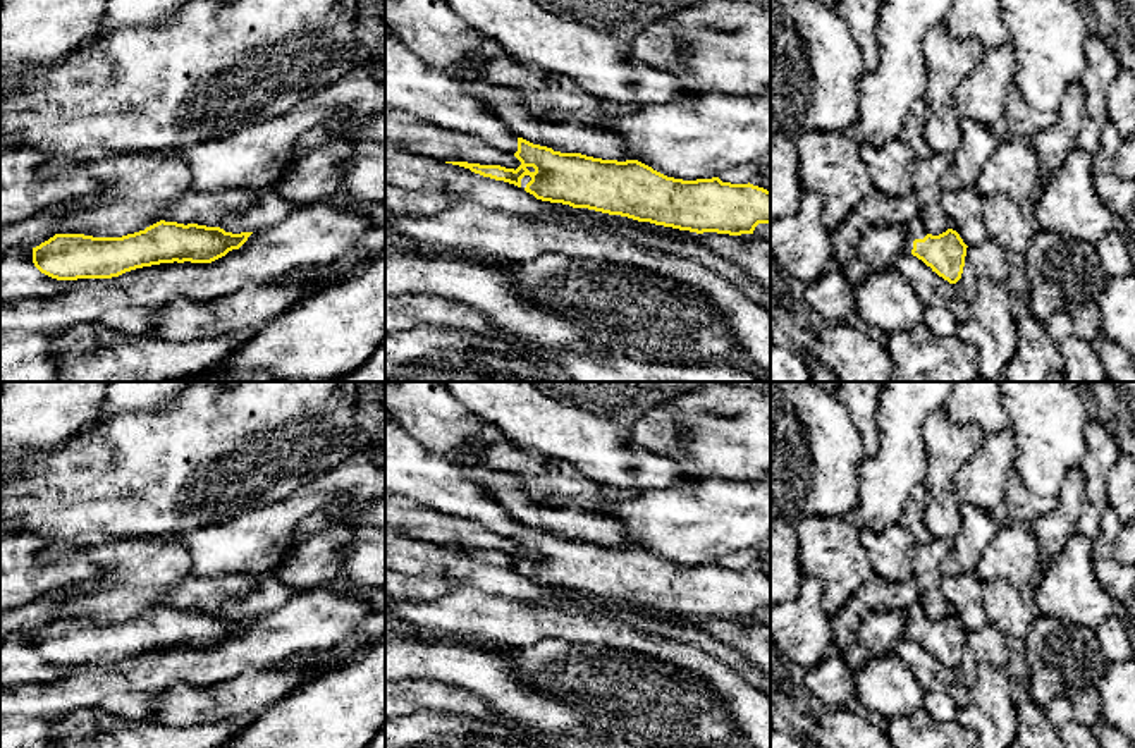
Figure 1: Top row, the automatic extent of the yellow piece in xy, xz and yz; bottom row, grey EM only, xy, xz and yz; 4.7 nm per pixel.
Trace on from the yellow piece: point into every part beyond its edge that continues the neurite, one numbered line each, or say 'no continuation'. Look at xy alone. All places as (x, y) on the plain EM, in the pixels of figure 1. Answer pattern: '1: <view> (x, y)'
no continuation

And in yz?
1: yz (915, 614)

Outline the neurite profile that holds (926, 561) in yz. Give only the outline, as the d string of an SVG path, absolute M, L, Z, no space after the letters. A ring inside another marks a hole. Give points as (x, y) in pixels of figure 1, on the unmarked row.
M932 538L927 545L913 545L908 550L918 602L932 621L946 617L951 610L941 588L944 578L941 566L951 550L953 540L949 538Z

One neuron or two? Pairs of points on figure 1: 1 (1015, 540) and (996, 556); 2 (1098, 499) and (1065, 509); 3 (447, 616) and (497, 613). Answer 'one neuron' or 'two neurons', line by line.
1: one neuron
2: two neurons
3: one neuron

